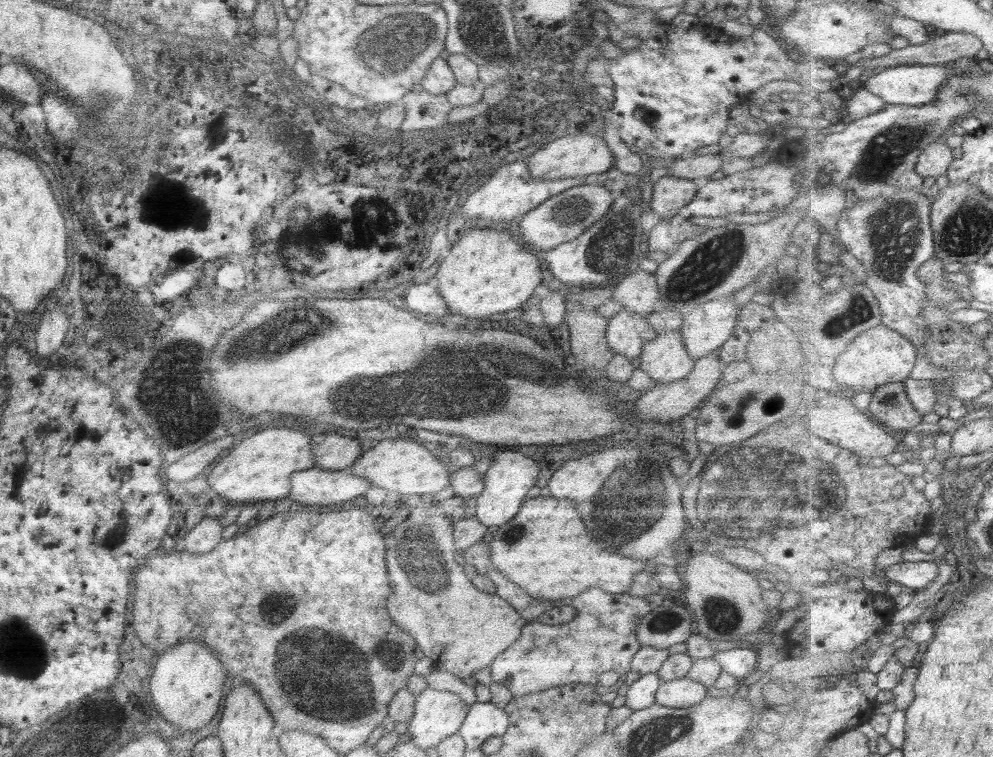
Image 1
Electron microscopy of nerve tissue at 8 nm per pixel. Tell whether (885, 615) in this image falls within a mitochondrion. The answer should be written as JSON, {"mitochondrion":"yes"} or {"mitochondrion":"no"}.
{"mitochondrion":"no"}

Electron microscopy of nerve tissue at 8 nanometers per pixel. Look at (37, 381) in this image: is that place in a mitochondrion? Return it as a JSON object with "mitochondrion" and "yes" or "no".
{"mitochondrion":"no"}

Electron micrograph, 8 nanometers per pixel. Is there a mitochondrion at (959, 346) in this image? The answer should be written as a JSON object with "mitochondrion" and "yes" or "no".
{"mitochondrion":"no"}

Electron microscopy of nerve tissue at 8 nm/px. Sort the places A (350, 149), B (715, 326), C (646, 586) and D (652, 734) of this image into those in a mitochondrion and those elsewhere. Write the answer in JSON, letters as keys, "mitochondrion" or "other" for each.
{"A":"other","B":"other","C":"other","D":"mitochondrion"}

